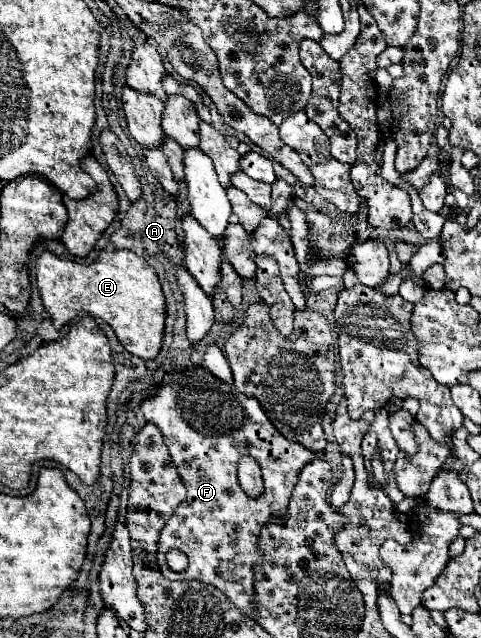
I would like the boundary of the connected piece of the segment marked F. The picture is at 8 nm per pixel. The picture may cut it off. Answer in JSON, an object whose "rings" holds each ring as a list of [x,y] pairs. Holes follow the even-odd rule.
{"rings":[[[188,367],[180,373],[170,373],[164,377],[164,381],[158,385],[158,393],[142,401],[142,413],[148,423],[154,423],[164,437],[164,443],[168,447],[168,453],[178,469],[178,475],[182,477],[182,483],[186,487],[186,499],[176,507],[174,515],[166,523],[166,527],[160,533],[158,541],[158,567],[162,575],[170,581],[204,581],[226,593],[226,597],[240,607],[250,619],[256,621],[258,613],[252,607],[252,567],[254,563],[262,561],[262,553],[258,551],[258,535],[262,525],[272,517],[272,515],[282,515],[288,507],[290,493],[296,485],[300,469],[316,457],[306,447],[300,447],[298,443],[288,441],[282,437],[276,427],[268,421],[264,415],[262,407],[258,405],[256,399],[246,397],[236,391],[234,385],[218,381],[210,371],[204,367]],[[242,455],[250,455],[256,459],[256,463],[262,469],[262,479],[264,479],[264,493],[258,499],[248,497],[238,483],[236,471]],[[170,549],[178,549],[188,557],[188,567],[180,573],[172,571],[166,563],[166,553]]]}

